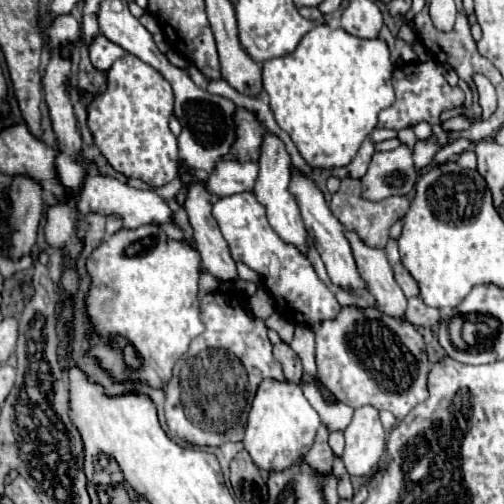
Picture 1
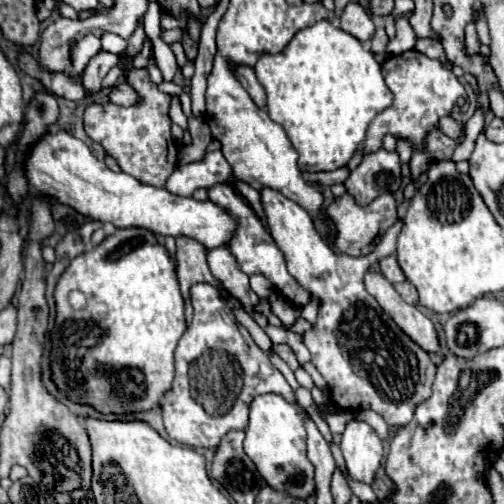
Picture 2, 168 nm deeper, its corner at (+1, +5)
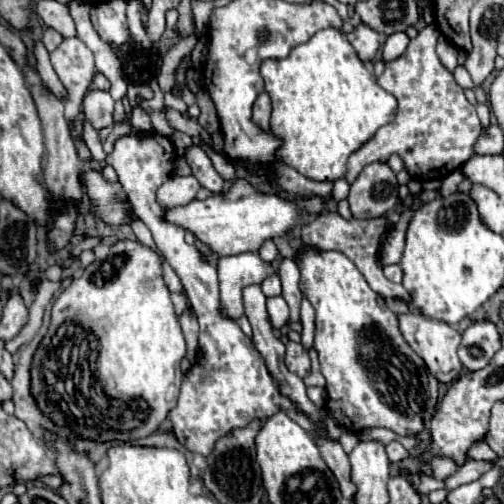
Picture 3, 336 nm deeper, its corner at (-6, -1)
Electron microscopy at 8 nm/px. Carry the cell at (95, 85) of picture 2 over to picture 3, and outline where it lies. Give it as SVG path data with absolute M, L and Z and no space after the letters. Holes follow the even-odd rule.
M89 91L83 101L87 121L99 131L113 123L113 97L107 91Z

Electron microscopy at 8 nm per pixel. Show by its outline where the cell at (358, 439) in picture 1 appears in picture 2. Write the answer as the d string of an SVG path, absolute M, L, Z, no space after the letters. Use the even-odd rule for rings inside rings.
M352 419L346 423L340 449L346 459L348 475L370 485L384 455L384 447L376 431L366 421Z

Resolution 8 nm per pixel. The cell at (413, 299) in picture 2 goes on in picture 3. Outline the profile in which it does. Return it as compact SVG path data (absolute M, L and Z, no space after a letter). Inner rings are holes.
M321 213L311 223L301 227L301 241L307 247L319 249L319 251L341 251L343 255L347 255L357 265L357 269L363 273L363 277L367 279L367 283L373 291L377 291L383 297L399 297L403 301L409 301L405 287L391 283L383 275L383 267L379 263L379 247L381 247L381 237L385 231L387 231L387 225L385 225L383 217L345 221L339 213Z

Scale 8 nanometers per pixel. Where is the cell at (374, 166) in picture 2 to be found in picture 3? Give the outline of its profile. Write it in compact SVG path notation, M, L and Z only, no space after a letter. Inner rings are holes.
M387 163L367 165L359 173L355 183L351 183L351 191L347 197L353 217L383 217L399 201L397 189L399 183Z

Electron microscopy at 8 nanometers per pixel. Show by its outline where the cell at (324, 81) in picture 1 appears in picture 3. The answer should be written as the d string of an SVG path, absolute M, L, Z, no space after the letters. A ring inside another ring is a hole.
M337 29L315 33L285 59L263 61L261 75L273 105L271 133L283 141L275 155L313 181L341 179L349 155L397 111L395 97L377 85L347 37Z

